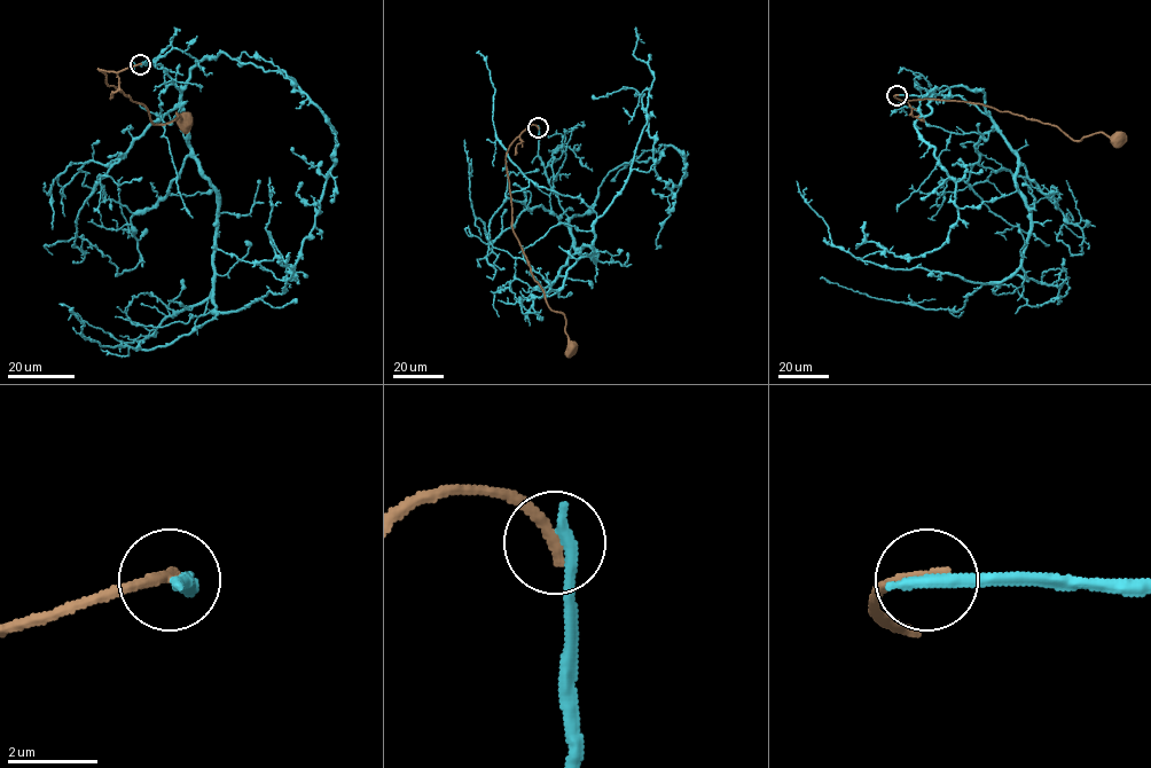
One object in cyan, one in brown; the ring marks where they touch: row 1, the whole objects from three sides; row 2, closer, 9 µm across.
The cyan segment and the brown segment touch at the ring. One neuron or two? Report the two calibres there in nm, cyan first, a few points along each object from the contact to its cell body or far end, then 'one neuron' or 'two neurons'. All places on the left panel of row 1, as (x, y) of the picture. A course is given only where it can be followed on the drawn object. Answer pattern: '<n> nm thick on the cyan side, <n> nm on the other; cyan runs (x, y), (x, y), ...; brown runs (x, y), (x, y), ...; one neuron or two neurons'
340 nm thick on the cyan side, 280 nm on the other; cyan runs (140, 63), (180, 89), (216, 194), (213, 310), (283, 292), (292, 273), (266, 229), (269, 178); brown runs (140, 63), (117, 72), (98, 69), (109, 85), (141, 103), (155, 124), (169, 123), (177, 114), (187, 123); two neurons

